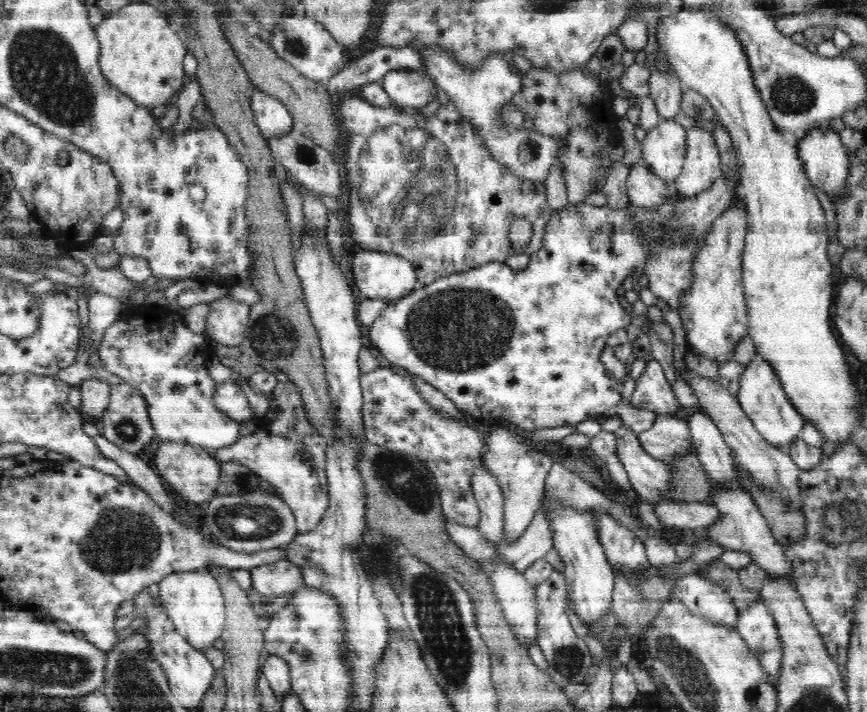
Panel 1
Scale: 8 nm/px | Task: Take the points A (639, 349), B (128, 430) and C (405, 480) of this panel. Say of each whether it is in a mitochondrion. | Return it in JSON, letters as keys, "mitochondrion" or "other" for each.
{"A":"other","B":"mitochondrion","C":"mitochondrion"}

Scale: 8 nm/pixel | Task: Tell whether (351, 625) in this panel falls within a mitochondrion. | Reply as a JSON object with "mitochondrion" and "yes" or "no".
{"mitochondrion":"no"}

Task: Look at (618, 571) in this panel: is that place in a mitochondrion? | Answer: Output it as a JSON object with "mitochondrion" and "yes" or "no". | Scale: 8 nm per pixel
{"mitochondrion":"no"}

